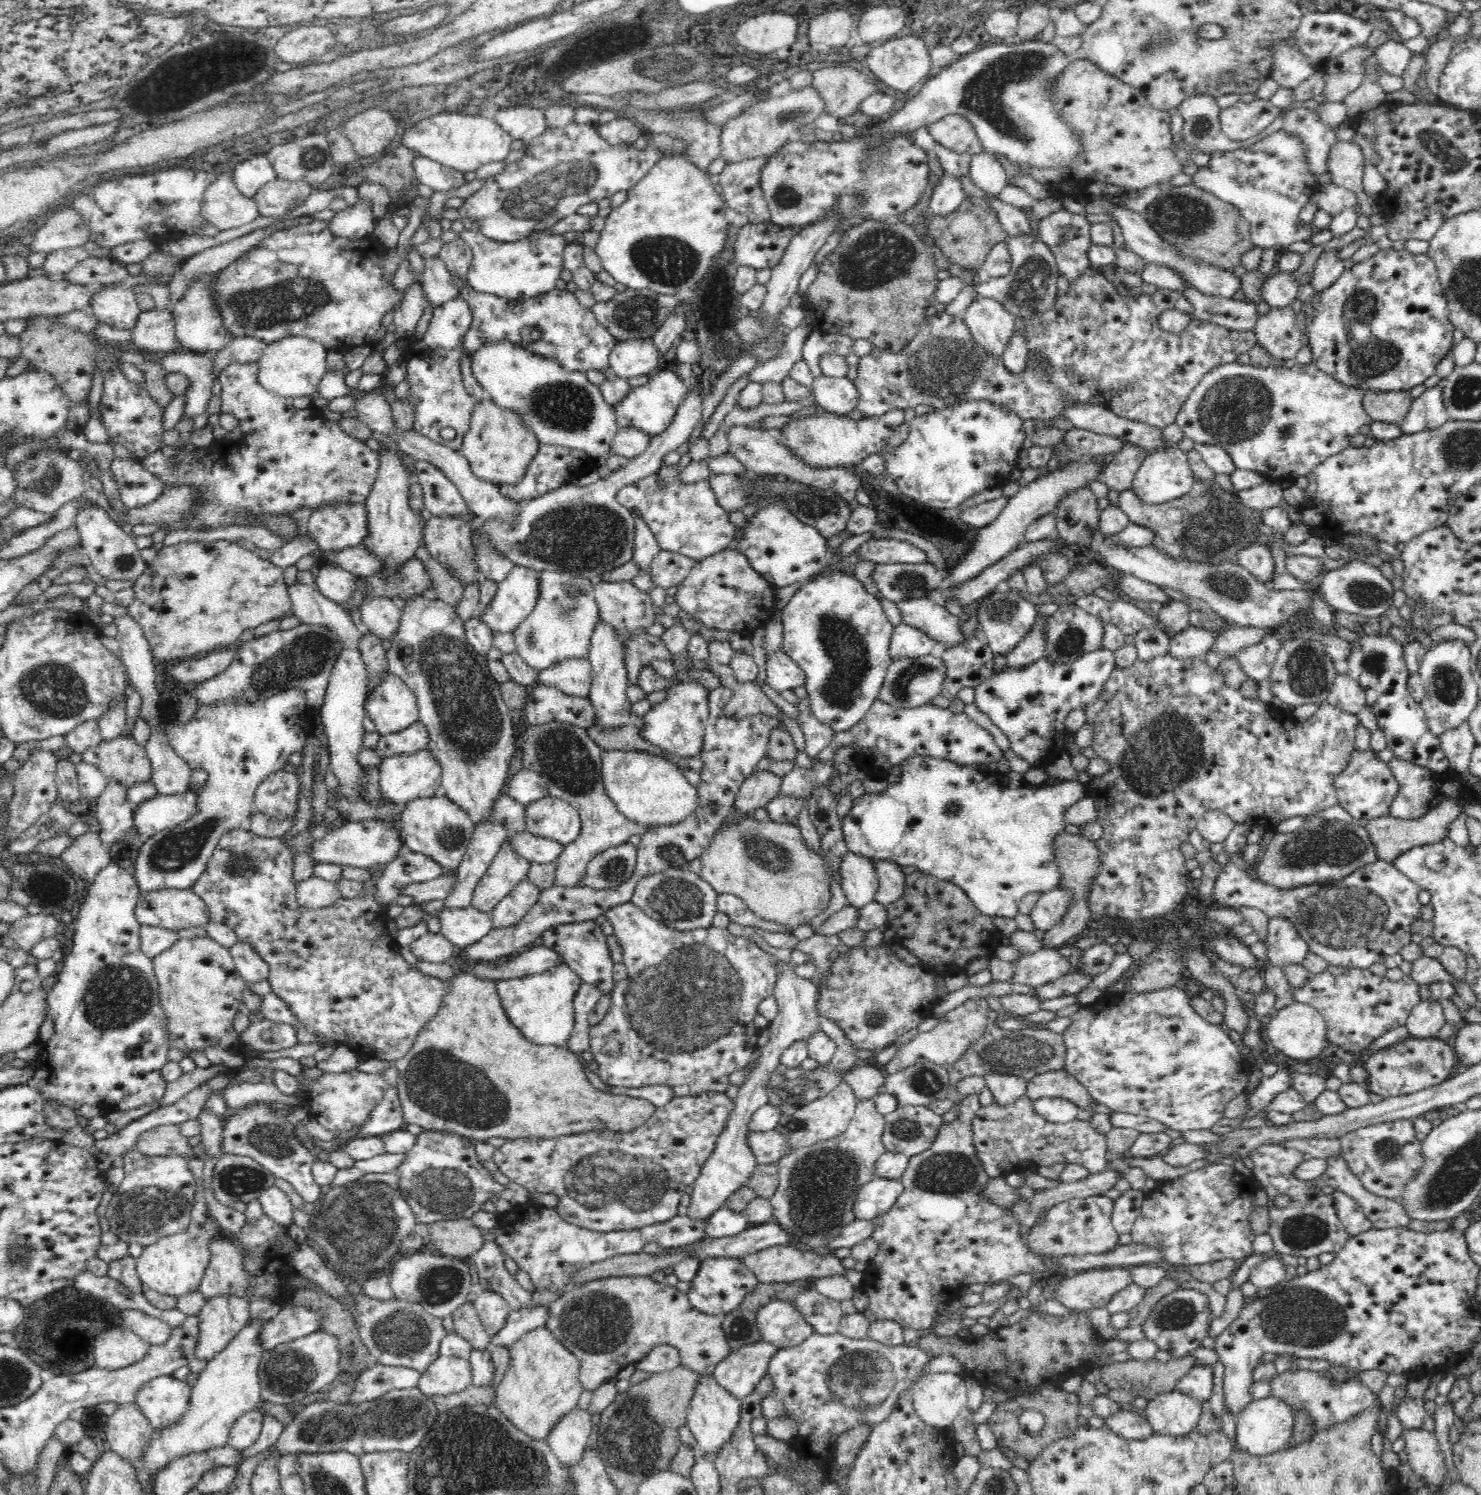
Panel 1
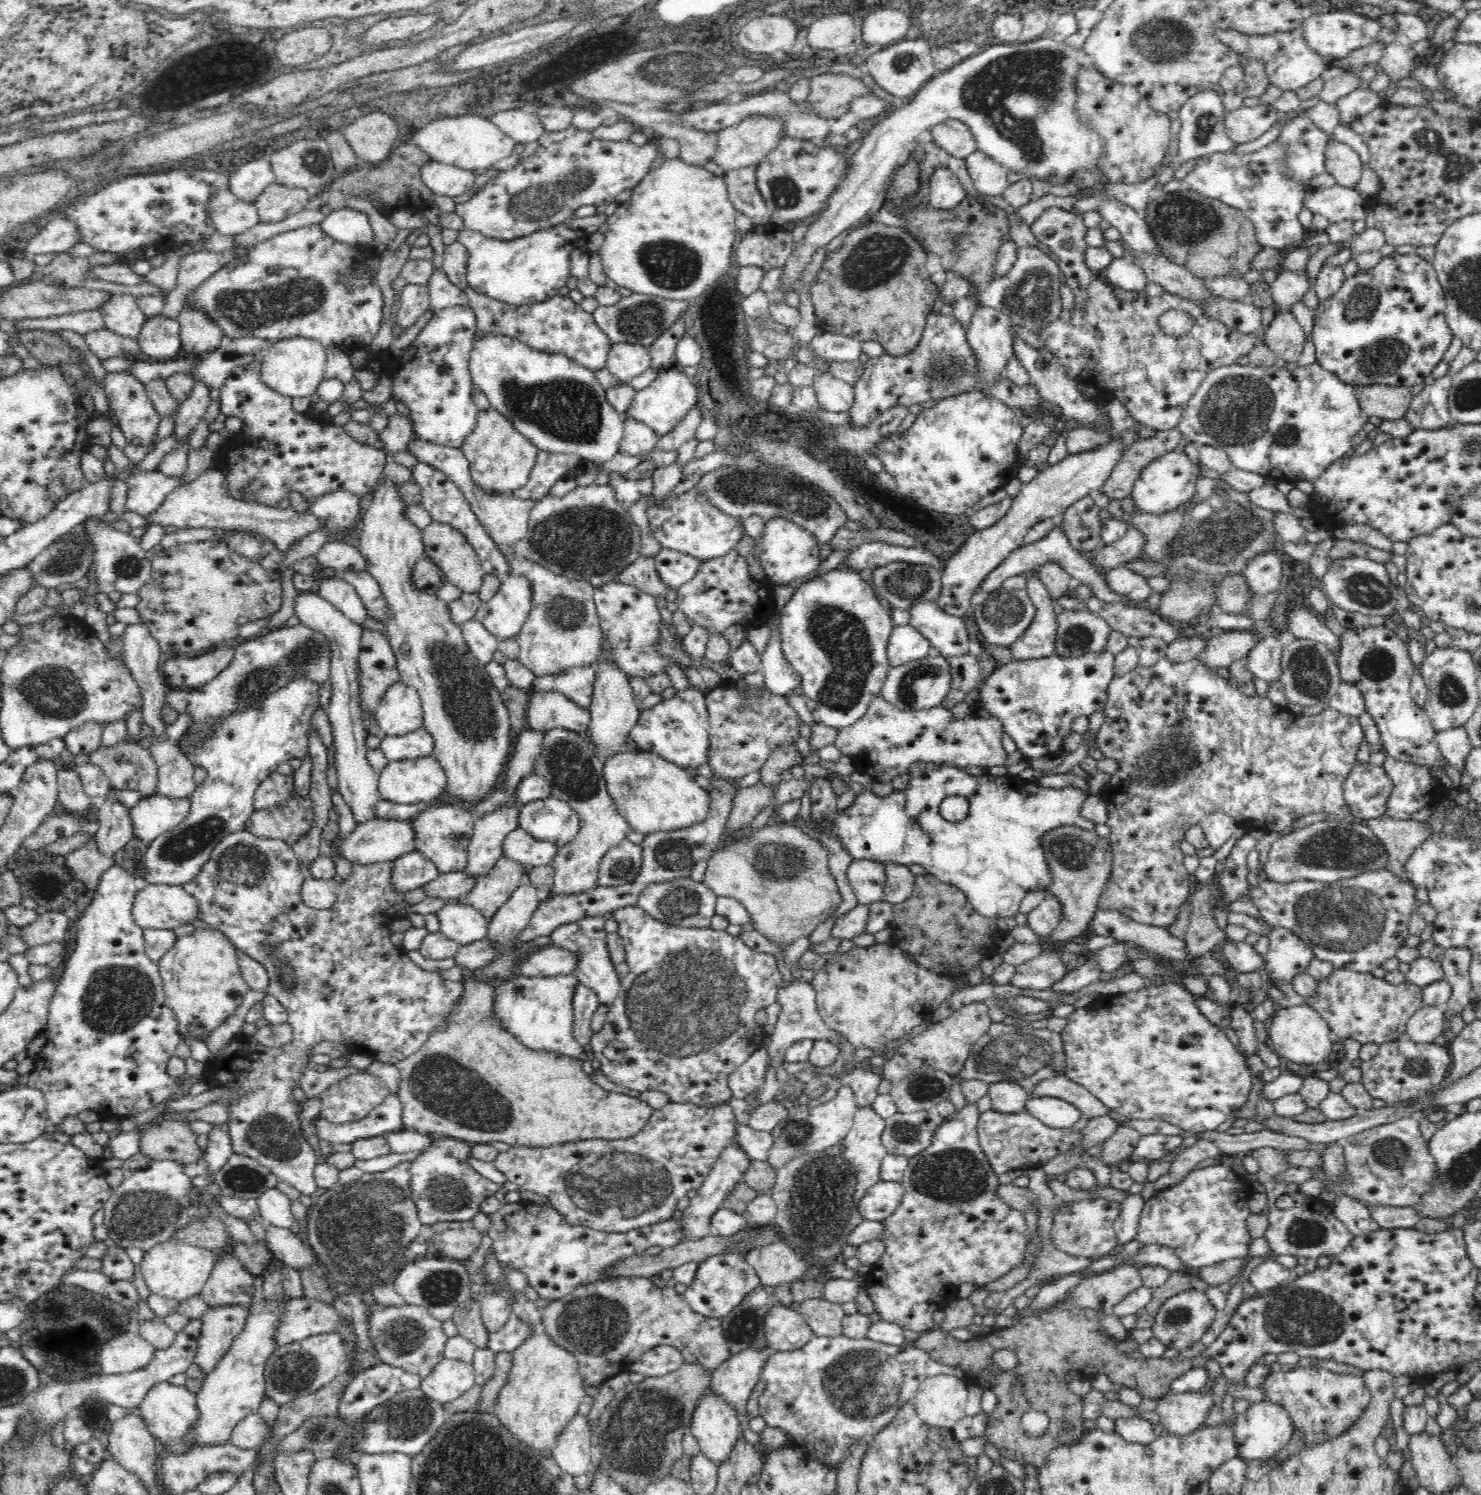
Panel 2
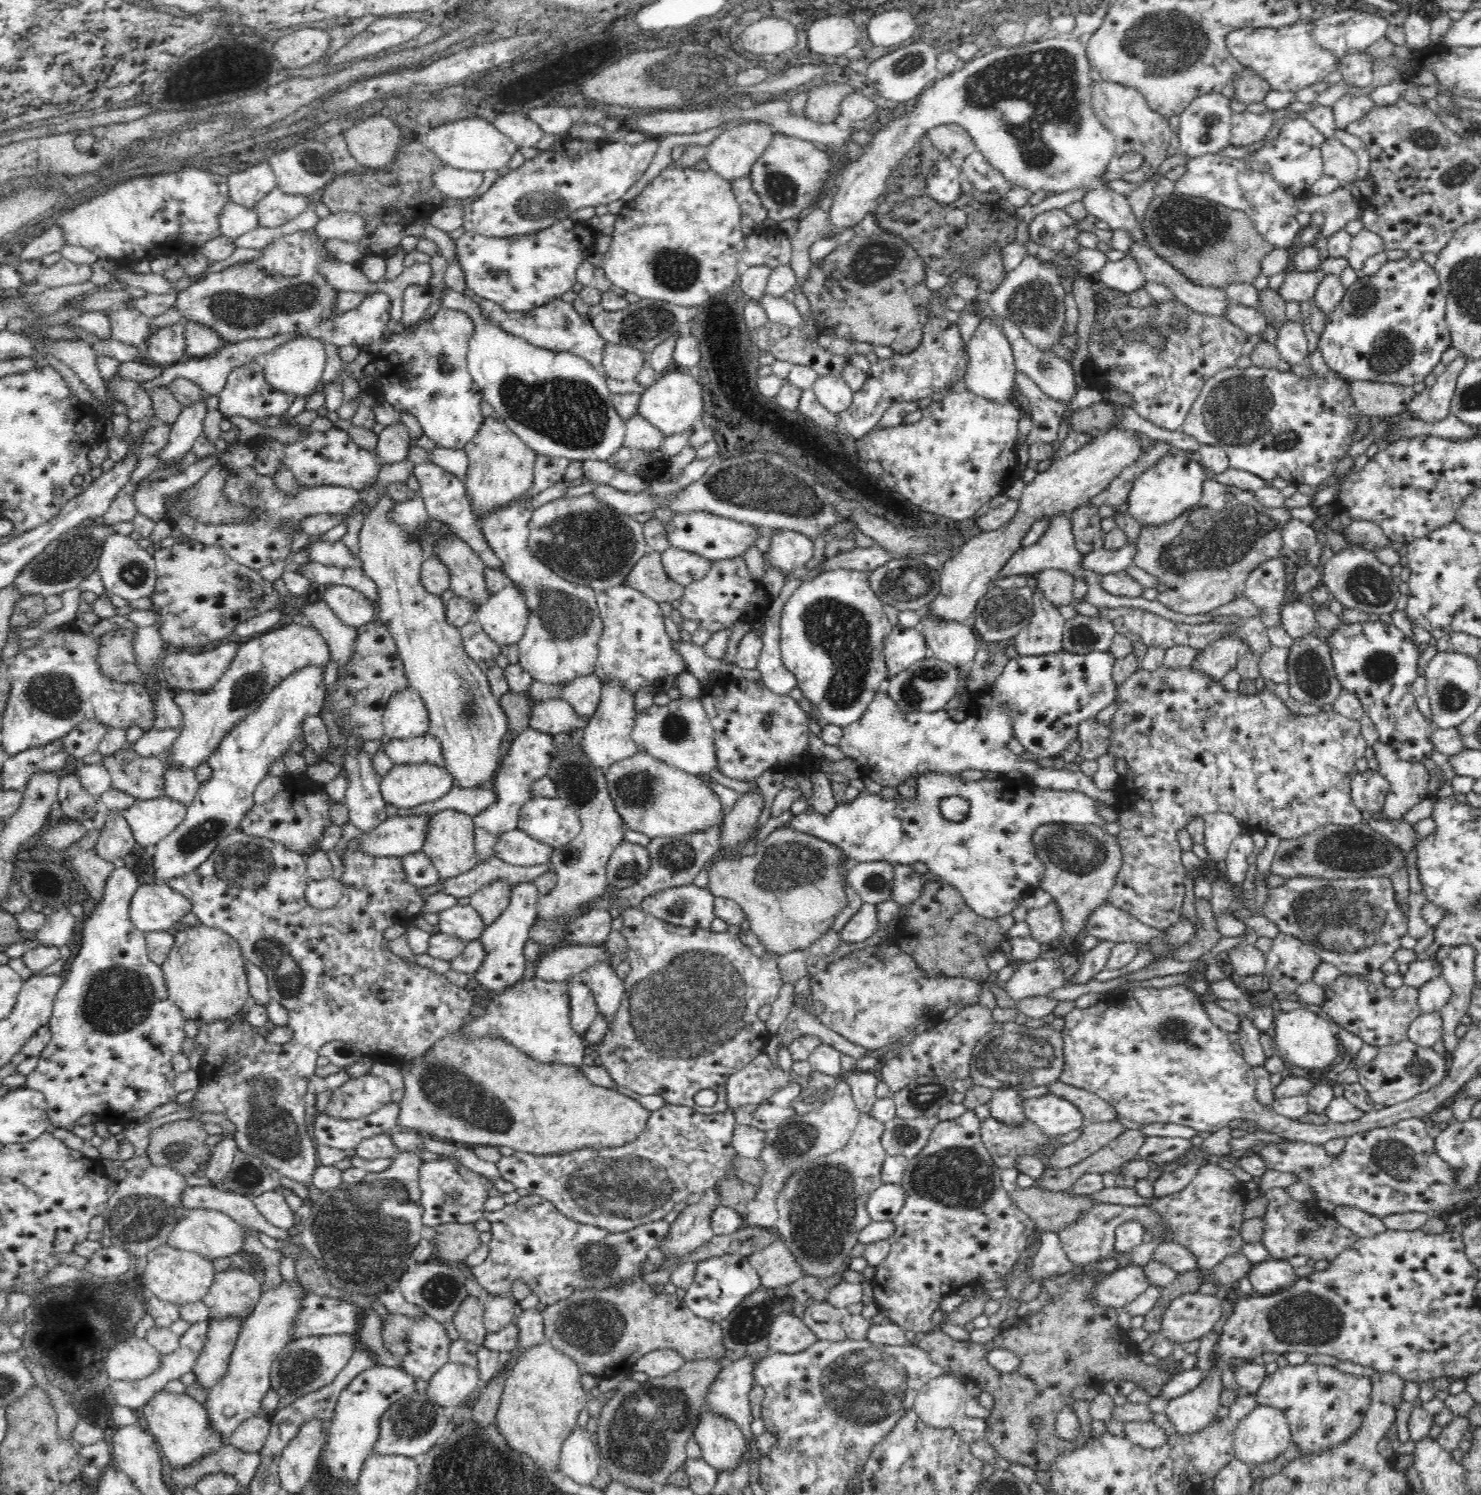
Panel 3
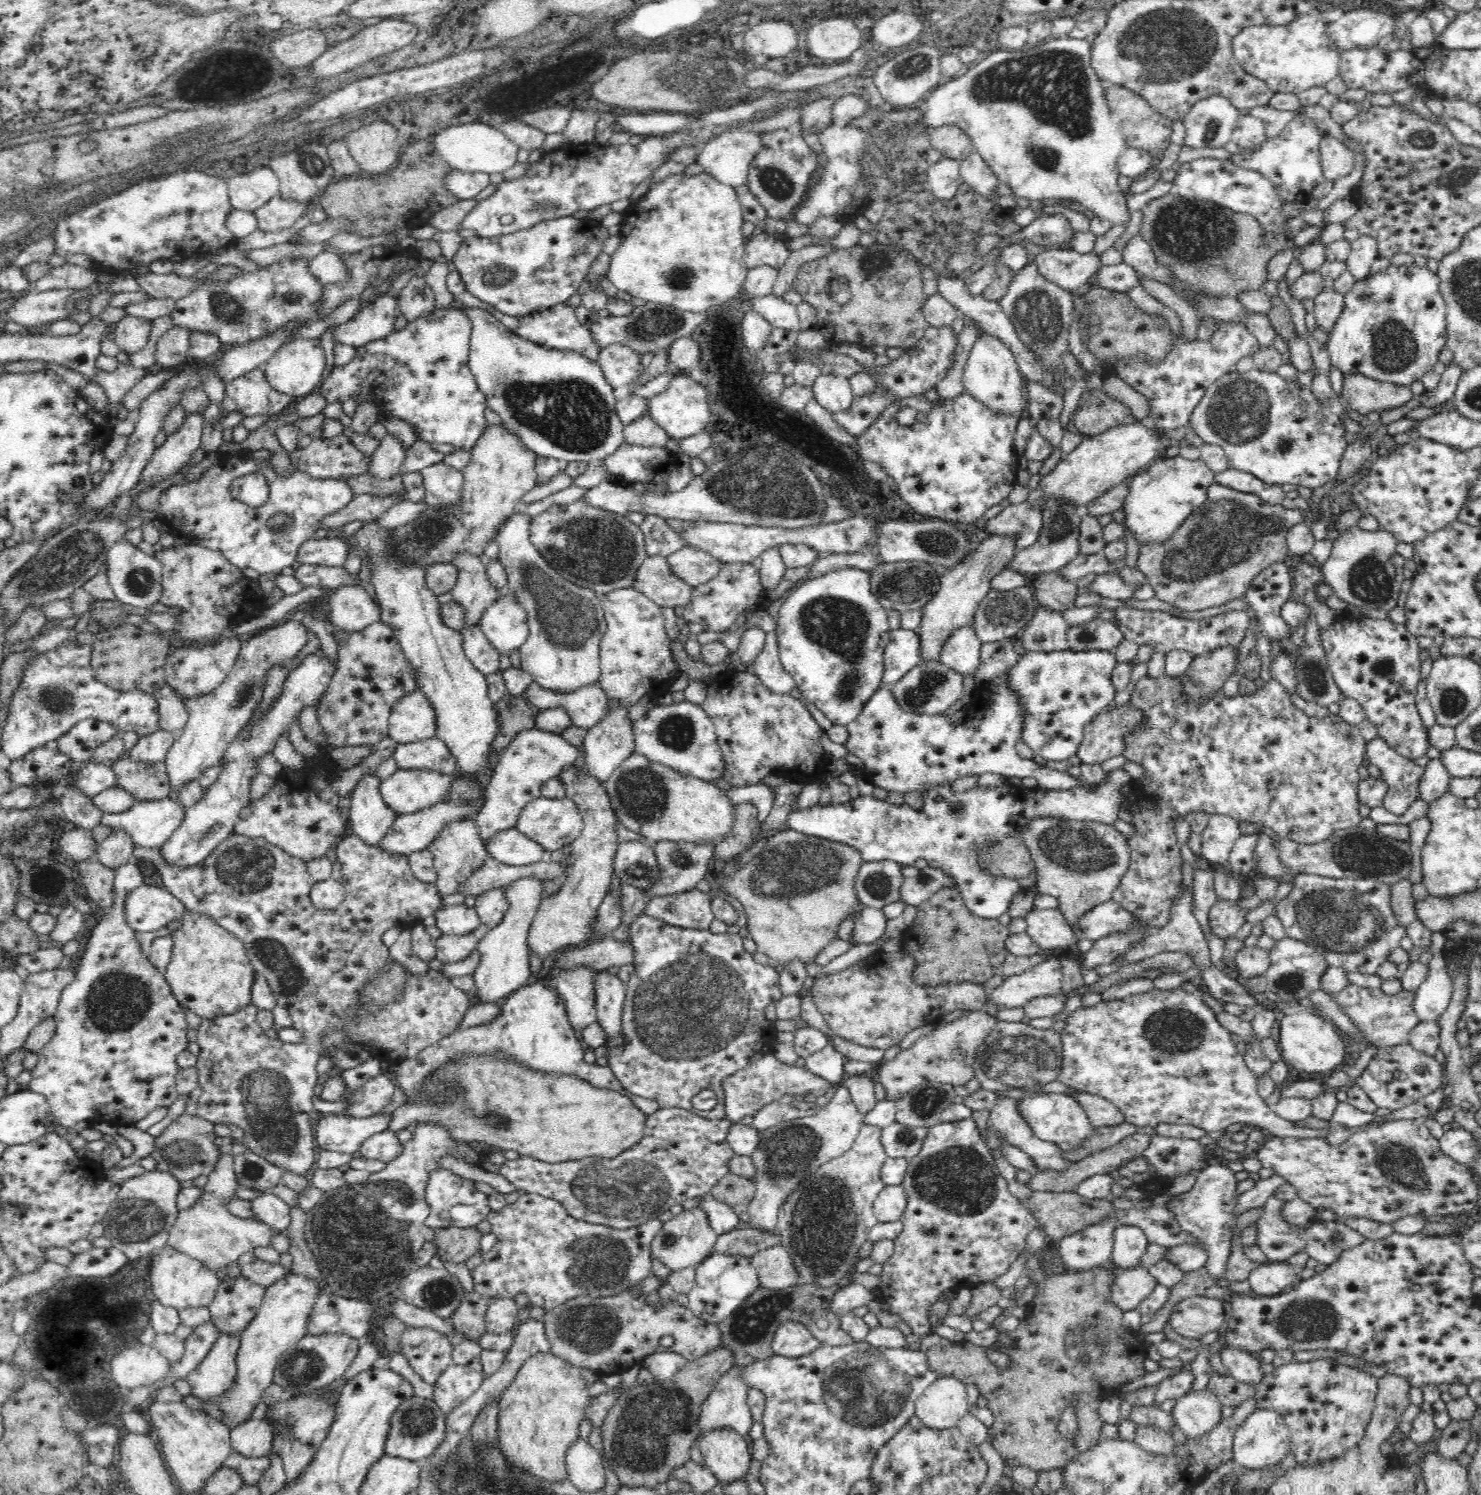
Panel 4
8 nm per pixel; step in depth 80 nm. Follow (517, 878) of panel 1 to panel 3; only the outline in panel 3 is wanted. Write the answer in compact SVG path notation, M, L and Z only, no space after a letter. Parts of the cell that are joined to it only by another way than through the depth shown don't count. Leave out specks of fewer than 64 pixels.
M497 881L483 886L470 897L470 904L480 913L485 926L496 922L496 918L509 905L512 884L506 881Z

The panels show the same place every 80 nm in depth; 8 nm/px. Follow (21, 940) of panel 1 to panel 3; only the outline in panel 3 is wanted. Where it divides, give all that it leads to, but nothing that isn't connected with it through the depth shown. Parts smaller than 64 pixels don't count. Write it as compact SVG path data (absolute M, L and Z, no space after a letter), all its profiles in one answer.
M61 908L46 916L44 926L34 933L44 945L61 947L68 945L70 938L73 938L79 921L80 919L76 918L69 908Z

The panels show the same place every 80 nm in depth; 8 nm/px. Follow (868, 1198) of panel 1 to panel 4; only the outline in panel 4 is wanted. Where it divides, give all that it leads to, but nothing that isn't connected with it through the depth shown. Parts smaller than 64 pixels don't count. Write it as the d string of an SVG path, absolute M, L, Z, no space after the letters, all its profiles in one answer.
M902 1185L884 1186L874 1201L873 1212L878 1223L901 1220L907 1208L907 1196Z

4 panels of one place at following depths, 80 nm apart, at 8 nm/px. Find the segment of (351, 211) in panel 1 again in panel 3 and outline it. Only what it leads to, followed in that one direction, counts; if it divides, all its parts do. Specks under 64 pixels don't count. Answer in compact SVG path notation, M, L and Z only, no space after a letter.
M338 212L320 219L313 227L320 238L338 238L338 240L354 242L370 236L366 222L359 214Z

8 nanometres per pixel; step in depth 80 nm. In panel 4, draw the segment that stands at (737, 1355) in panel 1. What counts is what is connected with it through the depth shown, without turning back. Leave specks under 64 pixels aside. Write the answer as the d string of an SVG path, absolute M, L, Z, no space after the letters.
M735 1365L722 1375L716 1382L708 1398L702 1403L701 1413L698 1417L699 1436L710 1432L710 1430L720 1430L720 1428L730 1428L738 1434L748 1438L753 1416L747 1403L747 1392L749 1386L745 1384L741 1377L741 1368Z

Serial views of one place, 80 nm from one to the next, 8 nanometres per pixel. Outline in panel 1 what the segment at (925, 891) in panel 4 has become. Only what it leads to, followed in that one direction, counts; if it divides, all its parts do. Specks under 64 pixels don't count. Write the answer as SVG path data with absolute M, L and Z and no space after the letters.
M872 859L878 876L878 892L876 901L880 904L894 904L904 896L907 876L898 863Z

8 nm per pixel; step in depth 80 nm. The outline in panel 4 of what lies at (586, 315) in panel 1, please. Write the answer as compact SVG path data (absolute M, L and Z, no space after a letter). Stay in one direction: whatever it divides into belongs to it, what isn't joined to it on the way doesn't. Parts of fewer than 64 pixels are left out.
M465 291L462 294L455 295L455 301L451 302L451 308L456 308L457 302L466 302L471 306L480 306L492 314L497 321L500 321L508 330L516 333L519 337L532 341L537 345L556 350L574 351L588 357L592 361L596 361L601 354L601 346L593 339L591 330L586 324L581 324L576 319L576 309L567 303L551 306L549 309L542 312L534 312L528 316L512 317L507 314L502 314L494 306L490 306L485 302L479 302L479 298Z

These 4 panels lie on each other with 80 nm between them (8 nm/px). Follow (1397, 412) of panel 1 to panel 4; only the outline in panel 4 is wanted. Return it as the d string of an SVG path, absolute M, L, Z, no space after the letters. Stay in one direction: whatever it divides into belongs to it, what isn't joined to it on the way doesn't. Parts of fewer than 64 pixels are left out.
M1360 373L1343 375L1341 394L1350 409L1363 415L1397 409L1414 398L1409 386L1375 381Z

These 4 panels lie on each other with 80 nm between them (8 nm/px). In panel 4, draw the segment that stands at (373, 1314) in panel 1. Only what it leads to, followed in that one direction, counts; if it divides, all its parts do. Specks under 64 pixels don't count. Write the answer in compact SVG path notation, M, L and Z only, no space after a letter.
M407 1327L401 1334L399 1348L414 1372L431 1385L453 1364L449 1337L431 1328Z

